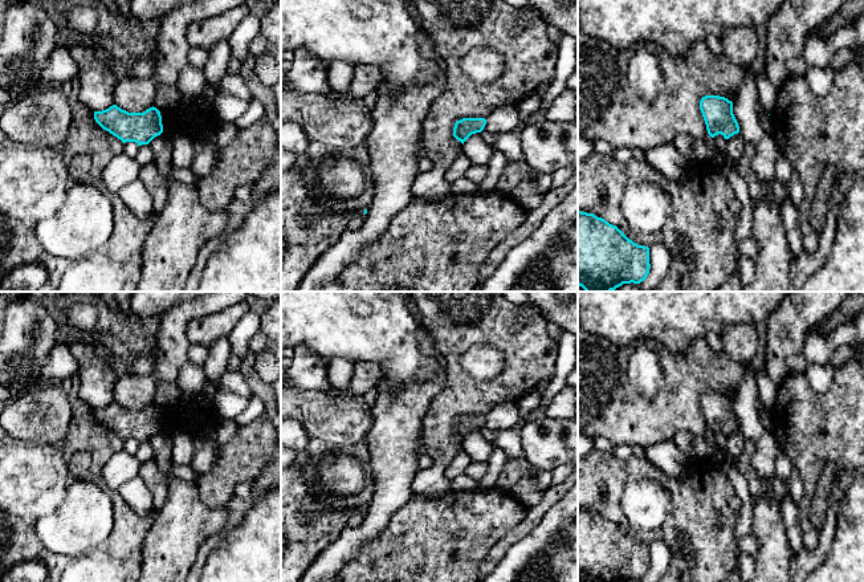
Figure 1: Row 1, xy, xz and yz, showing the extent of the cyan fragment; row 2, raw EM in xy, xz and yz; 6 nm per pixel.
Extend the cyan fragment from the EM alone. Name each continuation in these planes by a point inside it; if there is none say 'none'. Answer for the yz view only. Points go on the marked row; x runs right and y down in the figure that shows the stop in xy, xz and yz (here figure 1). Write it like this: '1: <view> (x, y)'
none

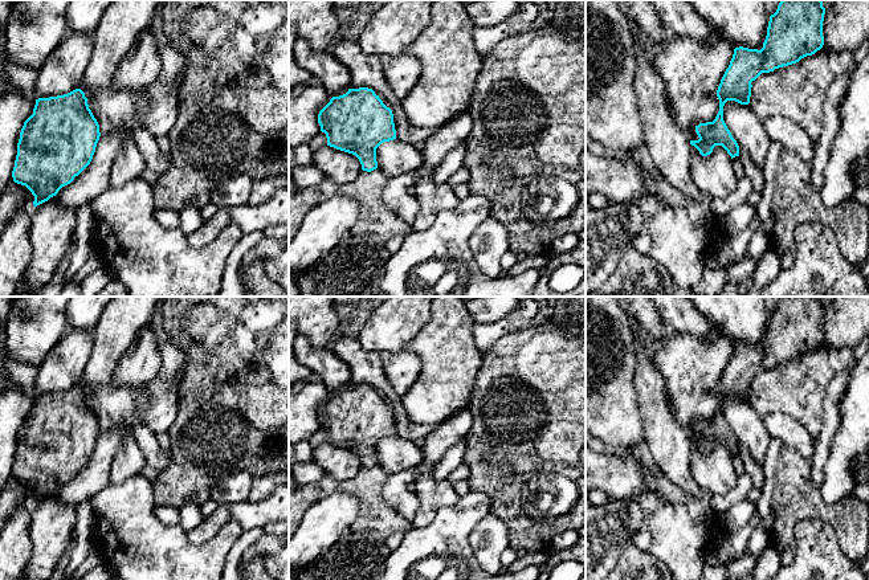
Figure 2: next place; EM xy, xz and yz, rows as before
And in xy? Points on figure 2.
none

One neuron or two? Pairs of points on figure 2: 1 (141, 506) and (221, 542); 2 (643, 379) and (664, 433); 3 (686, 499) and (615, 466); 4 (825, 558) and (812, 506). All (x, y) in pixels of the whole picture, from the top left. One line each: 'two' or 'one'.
1: one
2: one
3: one
4: two

